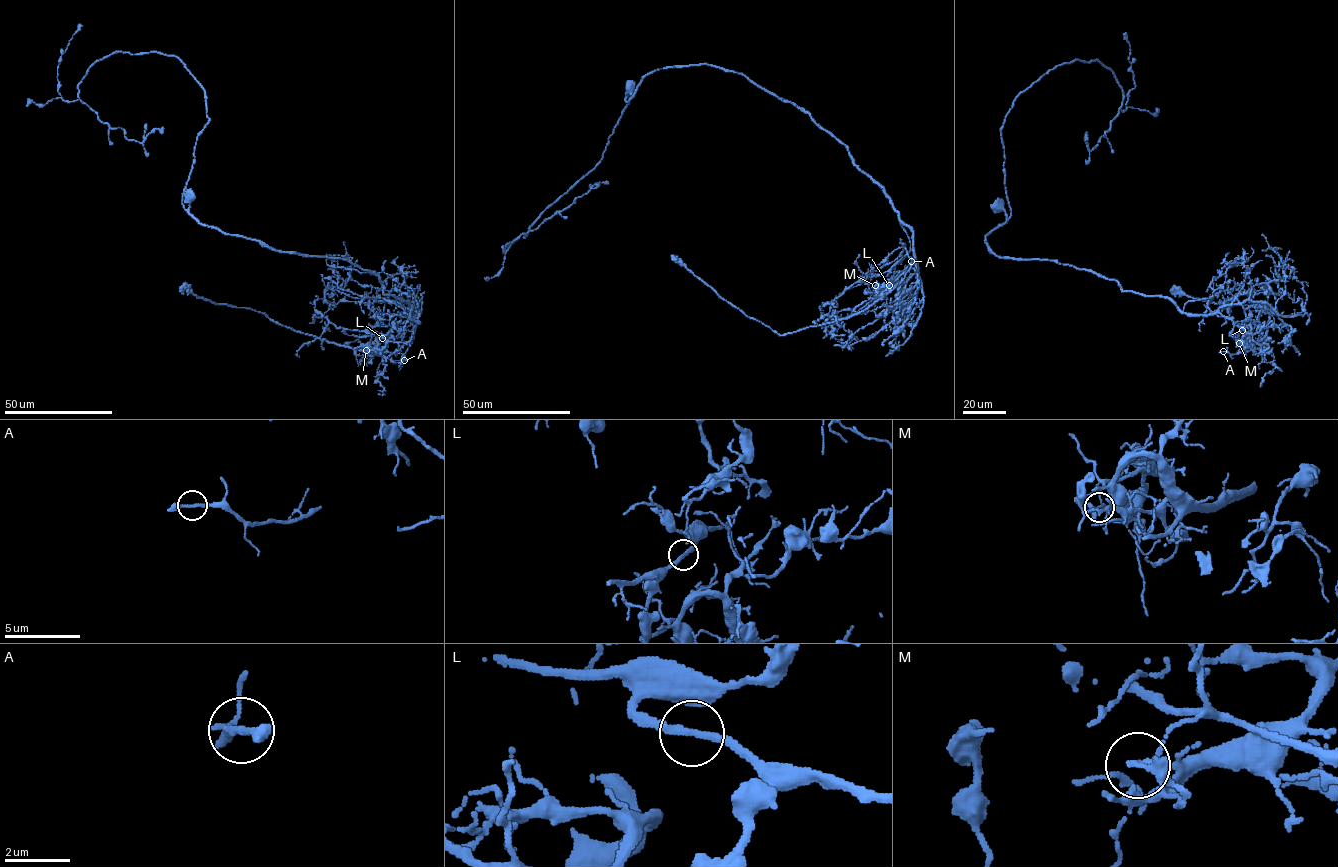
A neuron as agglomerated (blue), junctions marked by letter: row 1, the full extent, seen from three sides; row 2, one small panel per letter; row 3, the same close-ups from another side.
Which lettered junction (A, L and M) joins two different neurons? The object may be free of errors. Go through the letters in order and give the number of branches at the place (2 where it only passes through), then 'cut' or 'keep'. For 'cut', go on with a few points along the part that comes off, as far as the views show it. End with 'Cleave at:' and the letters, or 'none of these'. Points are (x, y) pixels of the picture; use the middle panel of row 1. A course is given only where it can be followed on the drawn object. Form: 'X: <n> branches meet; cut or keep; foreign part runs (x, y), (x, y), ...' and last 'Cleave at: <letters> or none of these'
A: 2 branches meet; keep
L: 2 branches meet; keep
M: 2 branches meet; cut; foreign part runs (875, 285), (886, 286), (888, 290), (864, 309), (780, 335), (746, 316), (672, 259)
Cleave at: M

